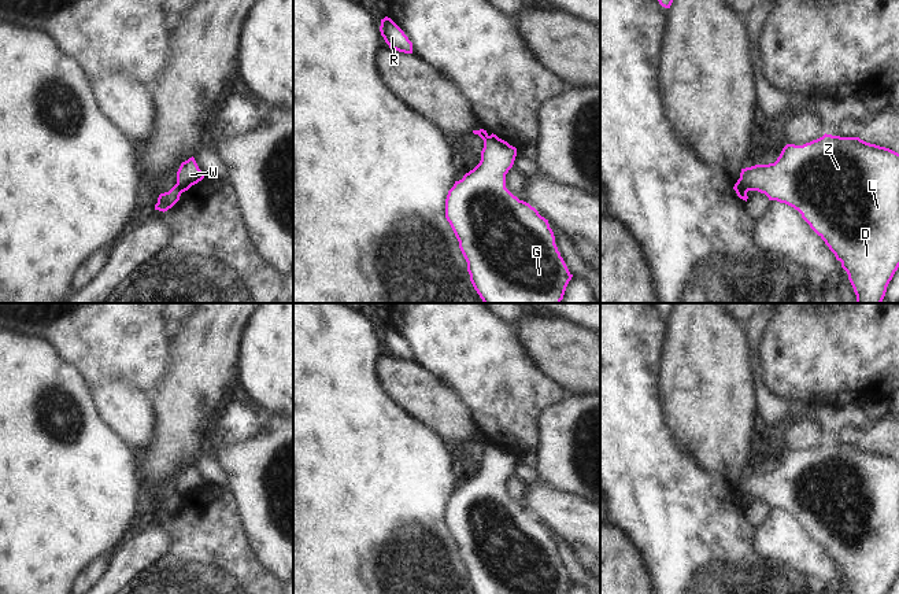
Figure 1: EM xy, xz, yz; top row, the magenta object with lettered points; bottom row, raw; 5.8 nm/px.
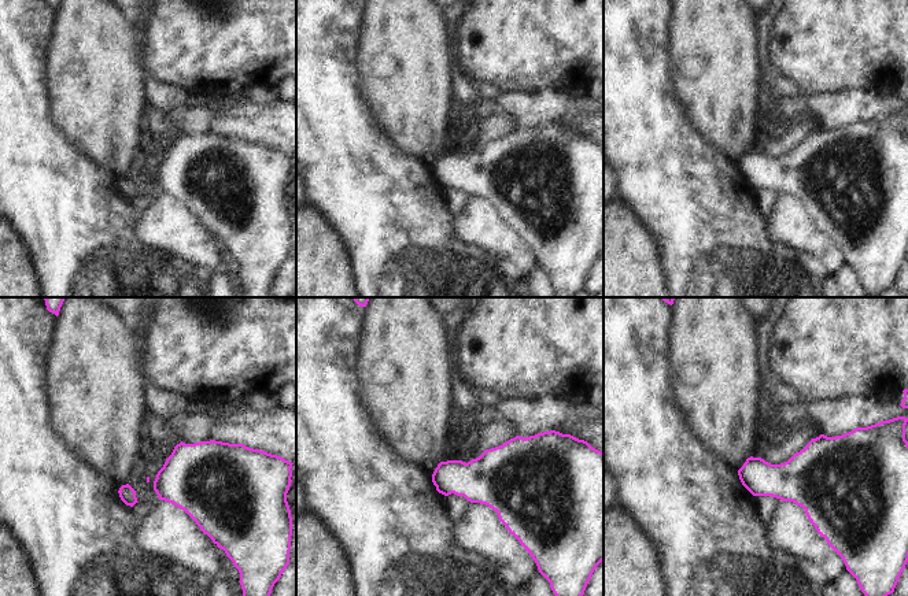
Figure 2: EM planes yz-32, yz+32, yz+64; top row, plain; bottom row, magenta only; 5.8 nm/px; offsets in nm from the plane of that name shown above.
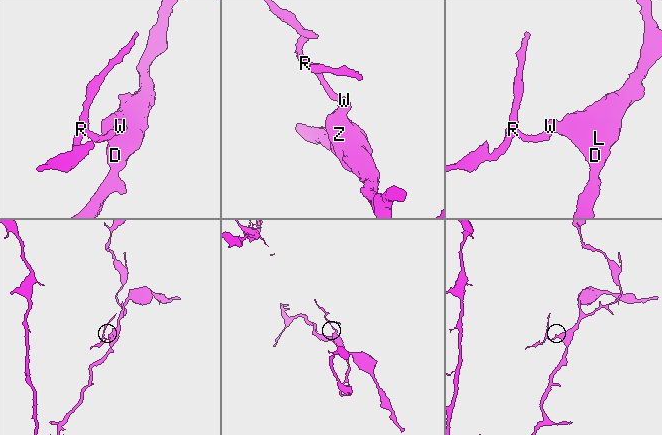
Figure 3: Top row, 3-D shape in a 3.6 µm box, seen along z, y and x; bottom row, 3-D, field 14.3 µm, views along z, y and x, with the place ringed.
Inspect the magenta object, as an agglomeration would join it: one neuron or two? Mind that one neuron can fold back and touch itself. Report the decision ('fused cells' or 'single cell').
fused cells

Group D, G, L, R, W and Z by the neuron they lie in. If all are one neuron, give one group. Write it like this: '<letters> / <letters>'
D G L W Z / R

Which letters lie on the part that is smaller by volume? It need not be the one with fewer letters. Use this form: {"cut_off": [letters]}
{"cut_off": ["R"]}

